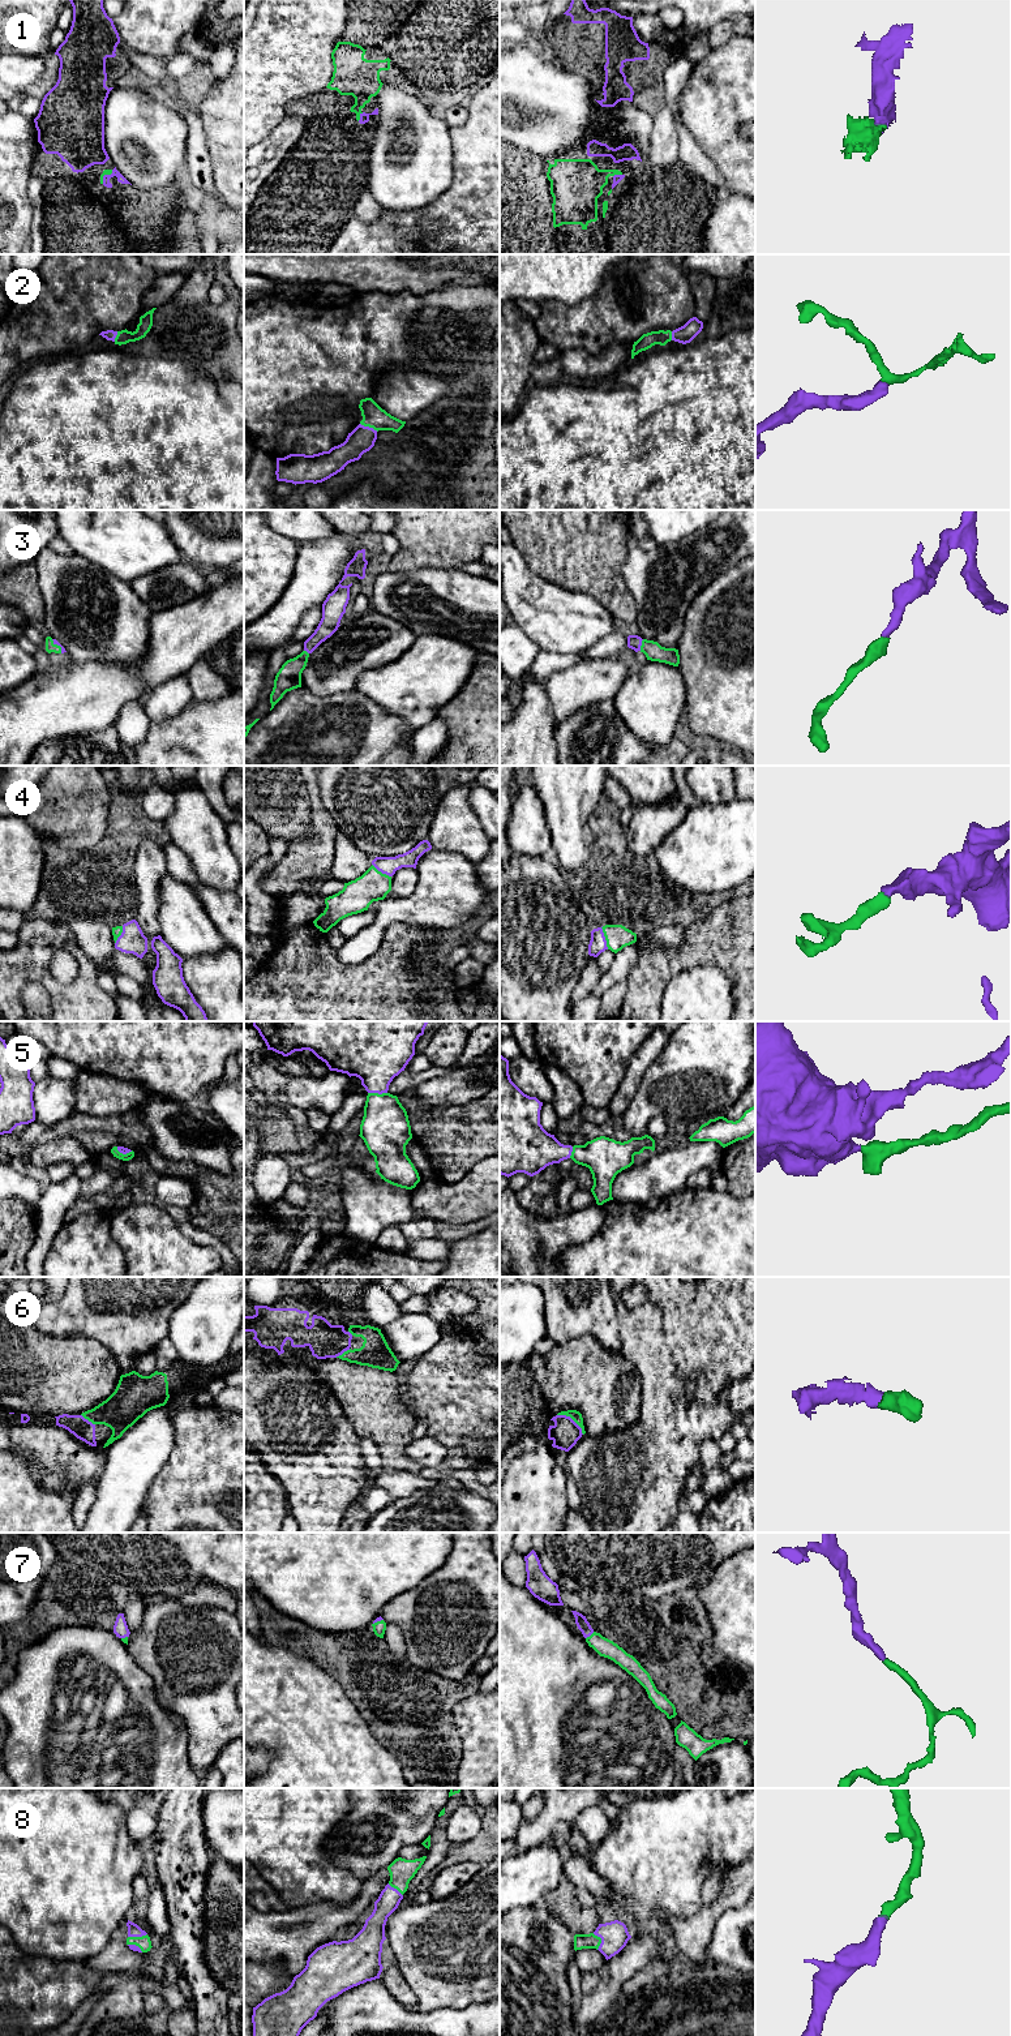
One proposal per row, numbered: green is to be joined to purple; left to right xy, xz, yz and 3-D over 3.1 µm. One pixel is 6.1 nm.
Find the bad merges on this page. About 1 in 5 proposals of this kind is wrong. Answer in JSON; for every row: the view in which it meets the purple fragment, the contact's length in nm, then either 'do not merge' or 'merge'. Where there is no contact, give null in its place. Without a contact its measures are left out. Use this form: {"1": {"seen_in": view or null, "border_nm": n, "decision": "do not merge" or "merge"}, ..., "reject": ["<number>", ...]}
{"1": {"seen_in": "xz", "border_nm": 70, "decision": "merge"}, "2": {"seen_in": "xz", "border_nm": 120, "decision": "merge"}, "3": {"seen_in": "yz", "border_nm": 80, "decision": "merge"}, "4": {"seen_in": "yz", "border_nm": 150, "decision": "merge"}, "5": {"seen_in": "xz", "border_nm": 120, "decision": "merge"}, "6": {"seen_in": "yz", "border_nm": 200, "decision": "merge"}, "7": {"seen_in": "yz", "border_nm": 70, "decision": "merge"}, "8": {"seen_in": "xy", "border_nm": 120, "decision": "merge"}, "reject": []}

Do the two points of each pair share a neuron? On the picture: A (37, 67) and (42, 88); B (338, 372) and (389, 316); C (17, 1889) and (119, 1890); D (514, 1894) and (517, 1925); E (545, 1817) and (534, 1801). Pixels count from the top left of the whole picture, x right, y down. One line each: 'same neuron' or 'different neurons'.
A: different neurons
B: same neuron
C: same neuron
D: different neurons
E: different neurons

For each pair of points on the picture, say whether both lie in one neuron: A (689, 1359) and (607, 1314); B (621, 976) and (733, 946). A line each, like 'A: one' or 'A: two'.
A: two
B: two

